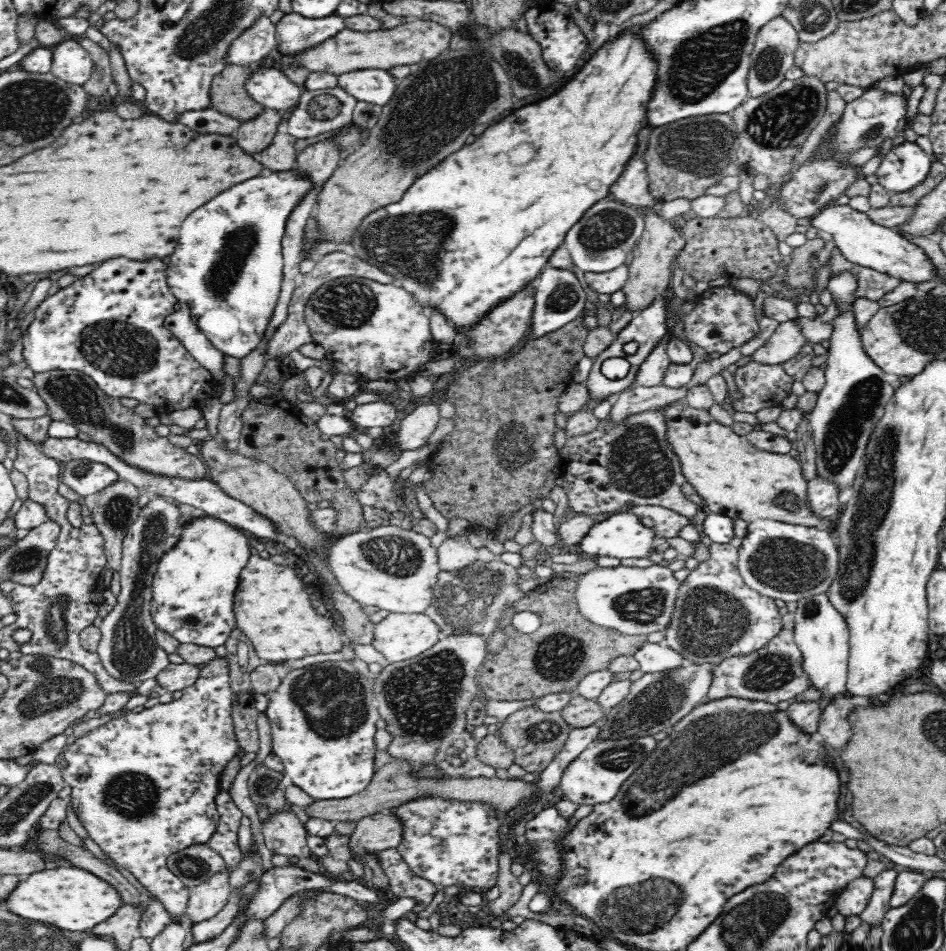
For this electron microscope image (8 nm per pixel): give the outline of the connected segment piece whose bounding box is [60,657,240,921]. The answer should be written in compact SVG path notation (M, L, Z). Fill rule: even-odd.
M216 658L208 666L200 670L201 676L193 686L181 690L182 696L169 703L159 703L151 708L145 708L141 712L128 712L120 718L110 719L103 725L91 730L89 733L76 739L73 744L65 747L60 756L60 769L65 786L71 788L71 799L69 805L72 807L74 816L78 822L87 830L89 837L100 846L105 854L114 860L122 868L136 877L136 880L166 908L172 915L172 920L178 921L177 917L186 913L190 888L186 887L180 879L169 871L167 858L176 851L183 848L207 843L210 837L216 832L220 813L216 808L216 796L221 792L220 779L226 770L226 766L236 758L240 745L235 735L234 721L232 718L233 695L230 682L227 660Z

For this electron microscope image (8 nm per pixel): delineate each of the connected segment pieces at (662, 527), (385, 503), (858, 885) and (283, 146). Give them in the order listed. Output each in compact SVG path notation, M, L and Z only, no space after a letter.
M640 505L623 509L633 516L641 518L649 518L654 522L654 534L656 539L672 538L678 536L680 528L690 523L690 520L673 510L668 510L660 505Z
M376 468L369 480L357 492L356 497L365 509L381 508L393 513L398 510L398 506L394 503L392 485L393 483L385 470Z
M868 876L854 879L846 889L835 897L838 912L846 916L859 916L868 907L875 890L874 879Z
M278 131L273 136L272 142L254 154L254 157L273 172L294 169L299 156L296 151L296 141L297 138L290 133Z

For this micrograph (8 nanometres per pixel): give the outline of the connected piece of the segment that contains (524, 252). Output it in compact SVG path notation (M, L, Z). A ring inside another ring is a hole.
M634 29L624 30L610 37L590 56L590 62L586 62L556 94L552 94L540 102L528 104L524 108L518 108L508 118L500 120L496 126L490 126L478 142L464 146L462 150L458 150L456 154L446 158L440 166L436 166L434 170L424 174L424 178L416 180L414 186L408 188L408 192L404 194L404 198L398 204L384 206L376 212L368 214L362 224L358 226L351 243L357 256L392 277L394 282L398 286L402 286L408 294L412 294L426 311L430 313L432 310L436 310L438 314L442 314L446 322L457 333L474 328L496 306L504 304L508 298L514 298L516 294L520 294L522 290L526 289L526 286L530 286L538 278L542 268L548 264L552 254L563 245L568 230L586 214L588 208L595 205L595 202L610 197L612 184L618 182L618 178L624 174L624 168L628 166L628 162L634 156L634 150L638 146L638 132L648 126L648 106L650 106L650 100L654 98L654 92L656 92L656 82L658 82L656 72L658 72L660 64L659 56L648 45L646 37L642 37L638 31L634 31ZM522 142L532 142L532 146L536 146L538 154L532 162L522 164L518 168L518 164L510 162L512 160L510 150L514 150Z

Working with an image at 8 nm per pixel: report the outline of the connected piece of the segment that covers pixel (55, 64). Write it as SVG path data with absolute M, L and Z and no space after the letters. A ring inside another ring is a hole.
M70 37L53 46L51 73L70 84L83 85L91 74L93 61L90 54L78 42Z

